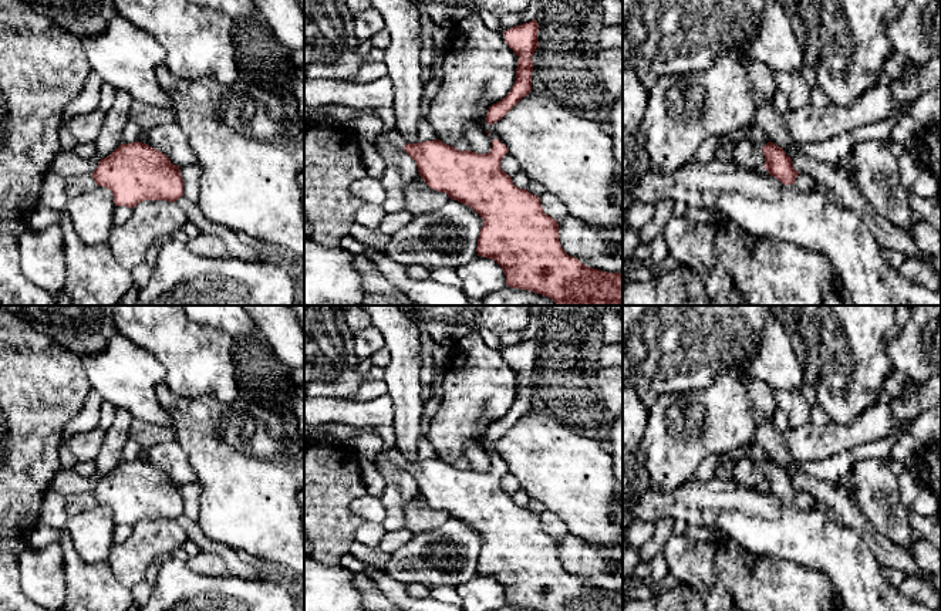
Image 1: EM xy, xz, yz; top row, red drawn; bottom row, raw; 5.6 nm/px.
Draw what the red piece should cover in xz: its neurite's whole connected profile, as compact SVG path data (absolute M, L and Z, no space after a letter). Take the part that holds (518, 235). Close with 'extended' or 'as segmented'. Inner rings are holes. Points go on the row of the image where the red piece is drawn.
M368 108L361 111L351 131L358 139L374 142L384 136L402 148L415 161L419 176L431 189L472 207L483 219L478 256L492 259L503 269L506 286L546 296L556 306L623 306L623 276L588 267L564 252L559 242L557 220L543 212L540 198L515 186L502 171L500 161L509 149L499 139L492 141L488 153L458 151L439 139L408 144L394 125Z; extended

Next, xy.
M142 142L122 144L98 162L92 178L109 189L115 206L135 207L144 200L176 202L183 196L179 166Z; as segmented

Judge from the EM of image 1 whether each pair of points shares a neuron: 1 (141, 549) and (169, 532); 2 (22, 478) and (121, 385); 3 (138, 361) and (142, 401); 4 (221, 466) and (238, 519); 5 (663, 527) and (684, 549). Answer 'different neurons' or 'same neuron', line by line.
1: same neuron
2: different neurons
3: same neuron
4: same neuron
5: different neurons

